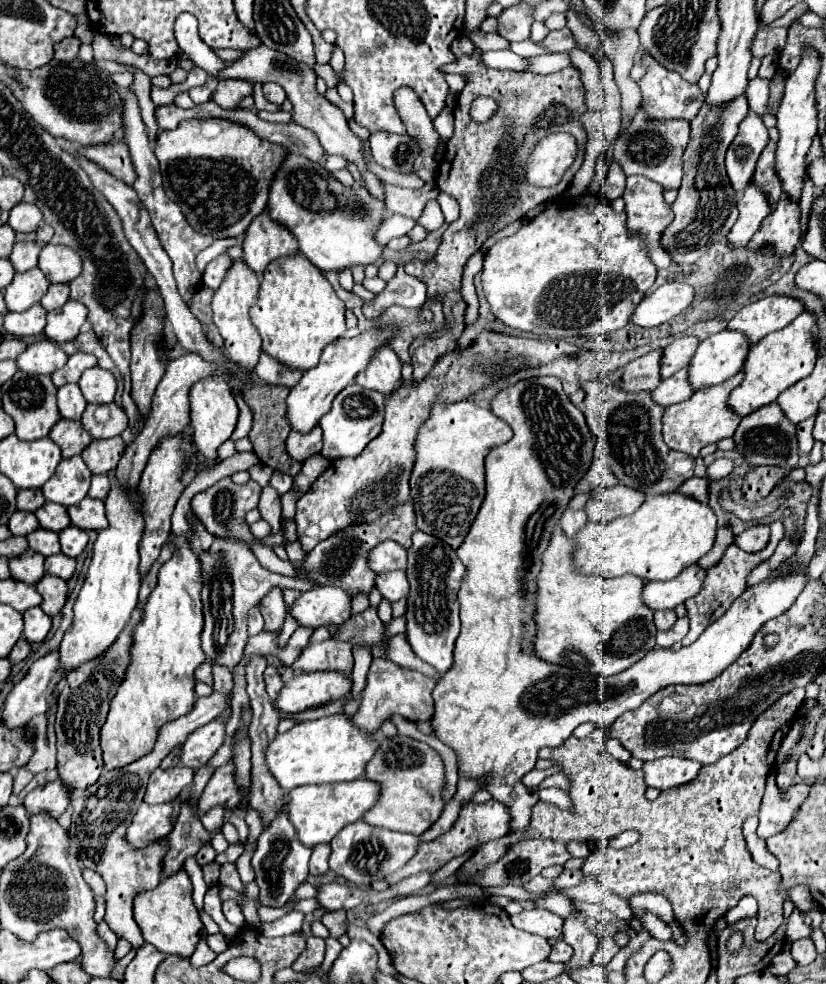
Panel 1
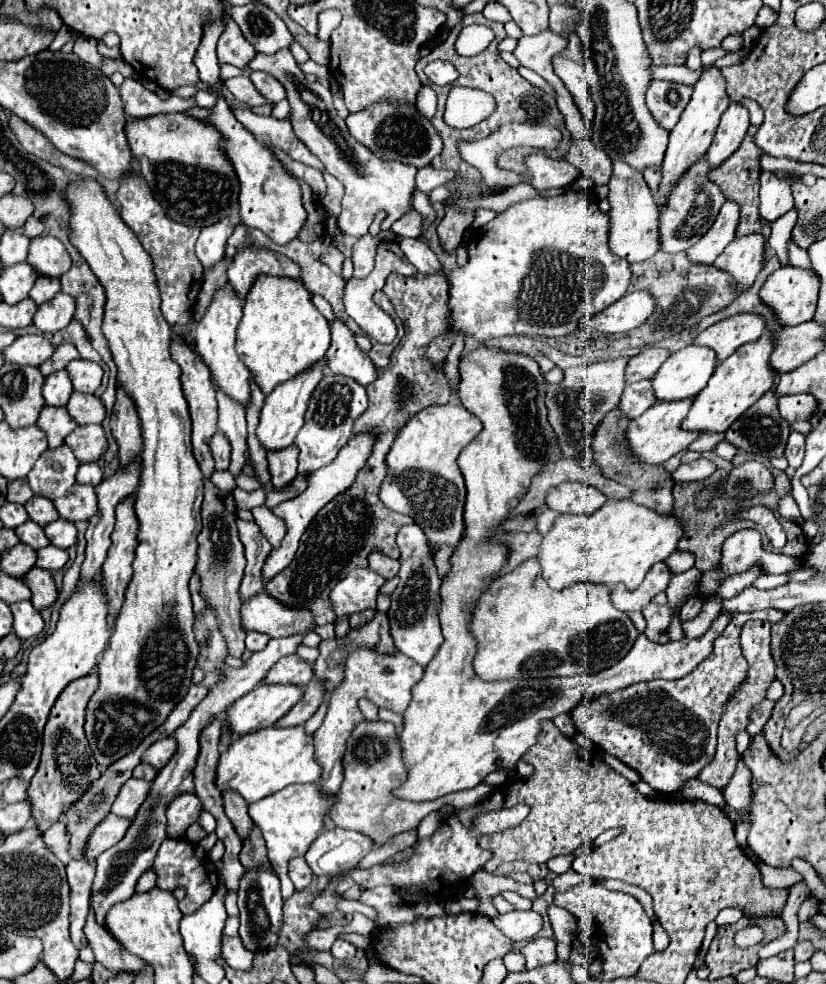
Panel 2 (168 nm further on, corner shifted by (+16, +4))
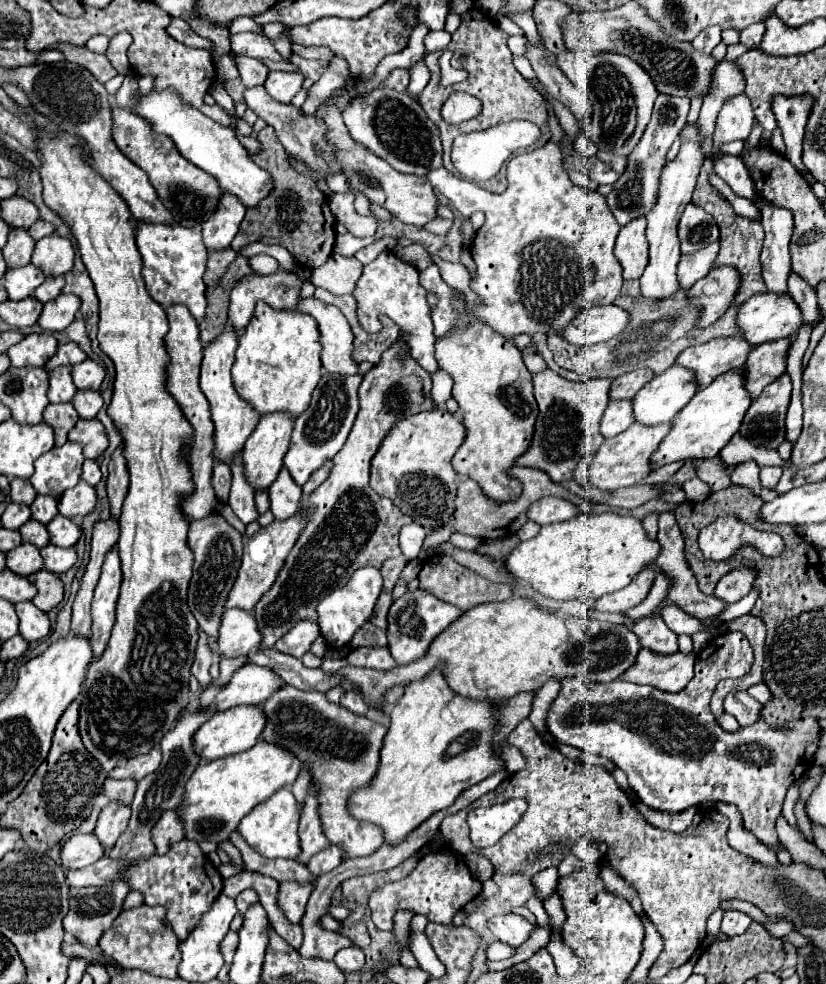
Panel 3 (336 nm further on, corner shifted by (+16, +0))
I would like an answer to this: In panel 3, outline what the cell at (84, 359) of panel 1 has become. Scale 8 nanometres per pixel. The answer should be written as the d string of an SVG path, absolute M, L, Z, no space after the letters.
M72 342L60 344L58 350L56 350L56 354L48 360L46 370L54 370L54 368L58 368L58 366L68 366L68 368L72 368L74 364L78 364L78 362L82 362L82 360L86 360L86 358L88 358L88 356L84 356L84 352L78 348L78 344L72 344Z

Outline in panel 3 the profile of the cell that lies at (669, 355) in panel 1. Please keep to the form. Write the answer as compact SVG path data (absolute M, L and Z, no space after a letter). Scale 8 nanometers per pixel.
M640 368L640 370L634 370L634 372L630 372L630 374L624 374L624 376L616 378L616 380L612 380L610 400L632 400L634 394L636 394L644 384L648 384L652 378L654 378L652 370Z

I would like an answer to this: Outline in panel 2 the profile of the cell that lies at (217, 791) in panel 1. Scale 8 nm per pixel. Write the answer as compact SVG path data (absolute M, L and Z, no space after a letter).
M184 792L184 796L178 796L166 810L168 816L168 836L178 838L186 832L186 828L200 818L202 812L200 798L194 792Z

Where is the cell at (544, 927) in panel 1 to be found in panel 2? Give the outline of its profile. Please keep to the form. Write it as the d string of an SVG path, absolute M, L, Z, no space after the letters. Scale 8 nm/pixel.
M512 910L506 914L498 914L496 918L492 918L492 922L496 924L498 930L502 930L508 938L520 942L520 940L528 940L528 938L536 938L538 932L542 930L542 916L534 910Z

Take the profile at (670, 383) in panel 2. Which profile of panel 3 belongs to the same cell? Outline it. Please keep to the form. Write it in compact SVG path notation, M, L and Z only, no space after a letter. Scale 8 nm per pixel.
M672 366L660 376L654 376L632 398L634 422L656 426L670 422L696 394L696 382L686 368Z

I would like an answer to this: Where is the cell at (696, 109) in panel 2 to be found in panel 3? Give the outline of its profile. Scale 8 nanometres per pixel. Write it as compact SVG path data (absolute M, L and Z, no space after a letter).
M688 124L682 132L682 148L676 160L668 162L668 166L662 172L660 178L660 192L658 192L658 202L648 214L648 242L650 242L650 262L648 268L644 270L640 278L640 294L648 300L664 300L668 296L674 296L680 290L680 284L676 280L676 266L680 258L680 242L678 242L678 220L684 212L684 208L690 204L692 190L696 186L696 178L700 172L700 166L704 162L704 152L700 148L700 134L696 124Z

